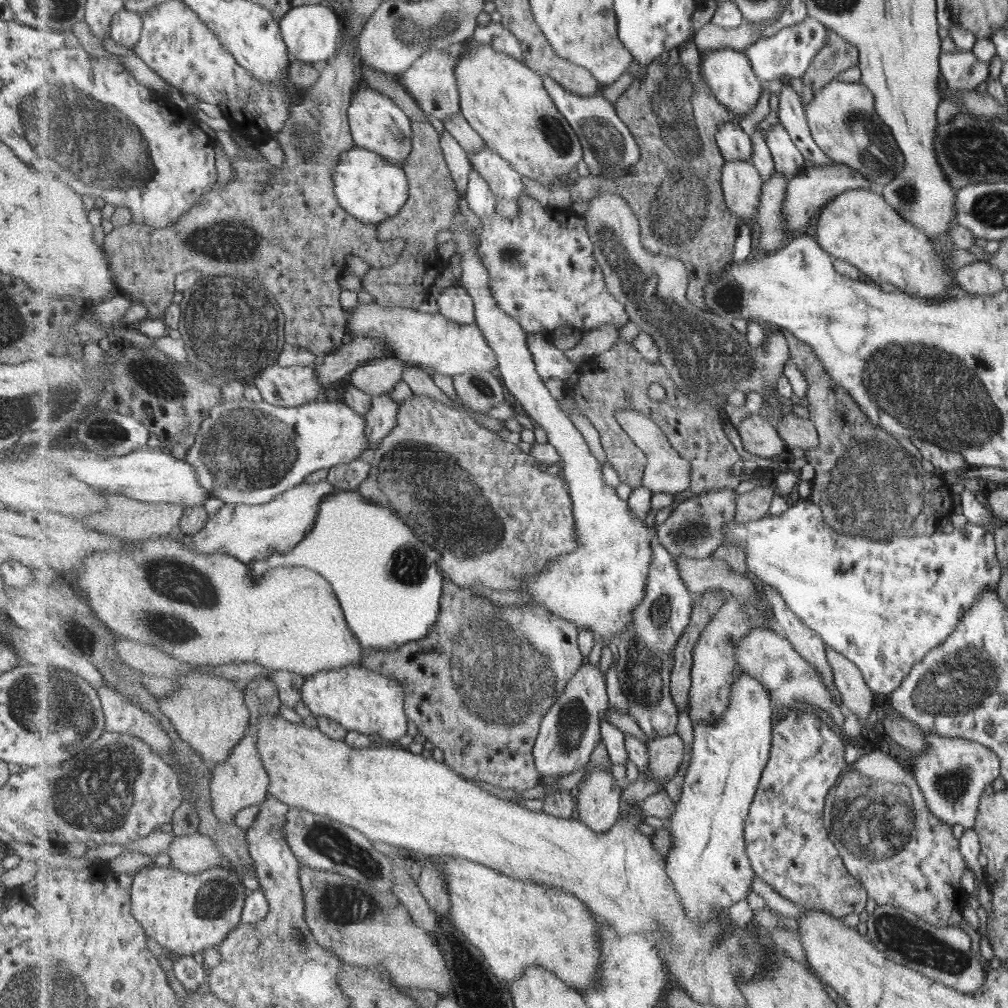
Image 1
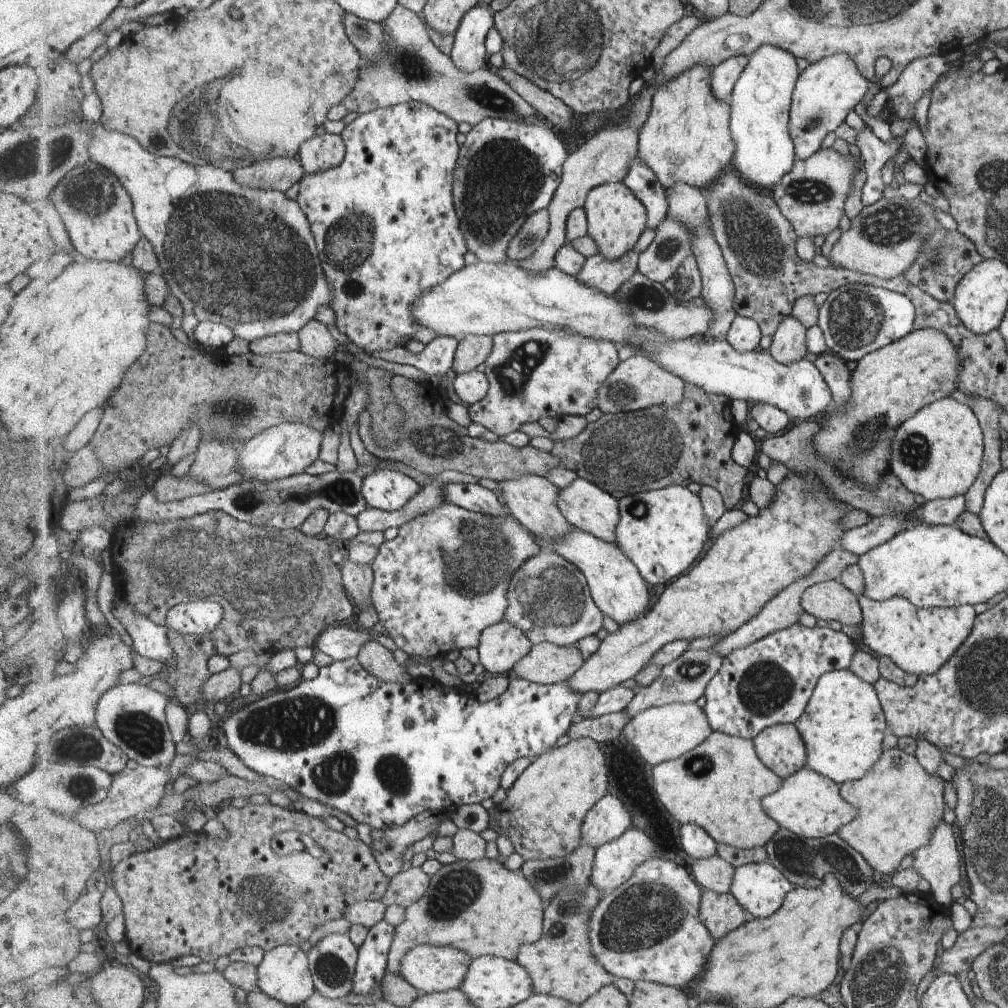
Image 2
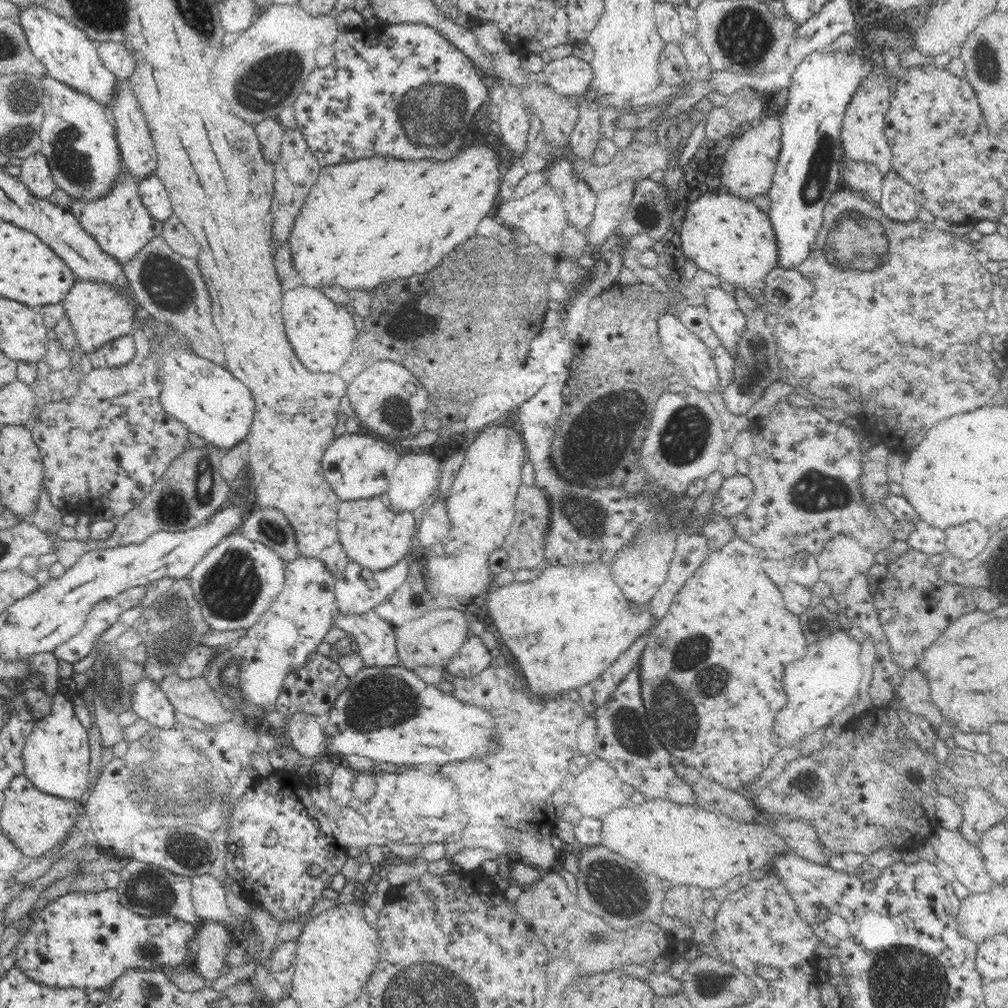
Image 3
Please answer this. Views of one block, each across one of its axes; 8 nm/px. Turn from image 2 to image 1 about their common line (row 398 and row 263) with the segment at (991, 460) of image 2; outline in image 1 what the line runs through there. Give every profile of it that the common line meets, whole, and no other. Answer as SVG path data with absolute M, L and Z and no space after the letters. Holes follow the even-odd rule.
M974 261L958 268L953 278L964 294L995 295L1002 290L1001 274L985 261Z

